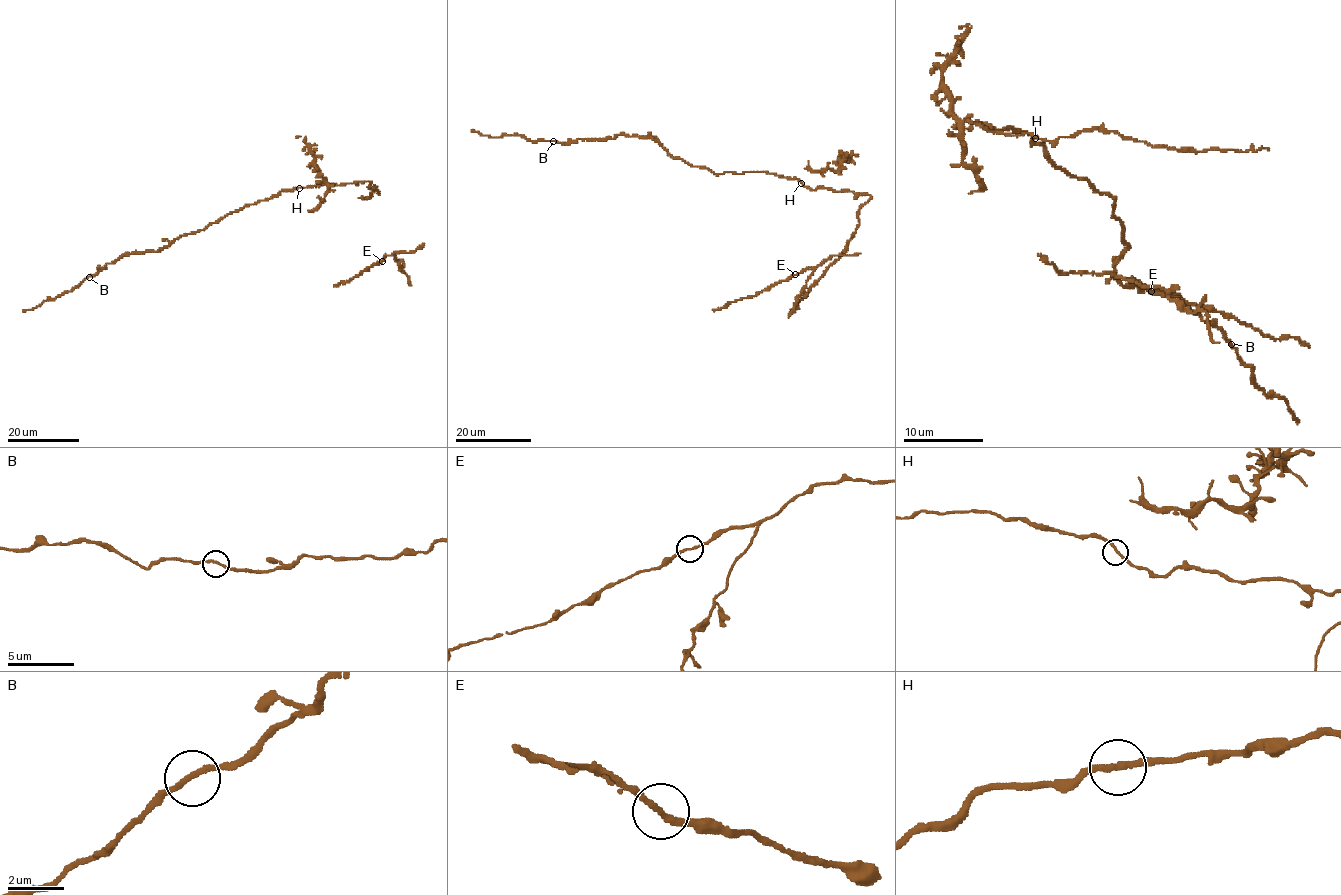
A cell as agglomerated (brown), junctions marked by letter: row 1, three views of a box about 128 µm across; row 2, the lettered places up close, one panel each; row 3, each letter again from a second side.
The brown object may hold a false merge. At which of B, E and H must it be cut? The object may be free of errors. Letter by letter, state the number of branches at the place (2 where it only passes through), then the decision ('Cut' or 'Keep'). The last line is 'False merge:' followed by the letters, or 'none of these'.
B: Branches: 2. Keep
E: Branches: 2. Keep
H: Branches: 2. Keep
False merge: none of these

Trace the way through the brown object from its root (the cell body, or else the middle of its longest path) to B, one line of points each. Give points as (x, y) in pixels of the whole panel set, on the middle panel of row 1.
B: (793, 178), (759, 171), (716, 174), (672, 157), (650, 137), (616, 135), (570, 143), (553, 141)

